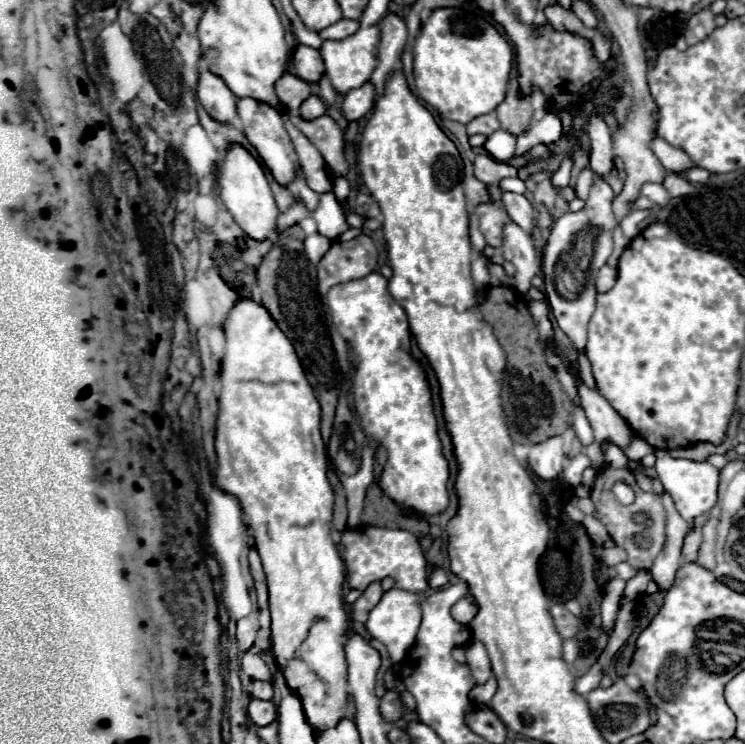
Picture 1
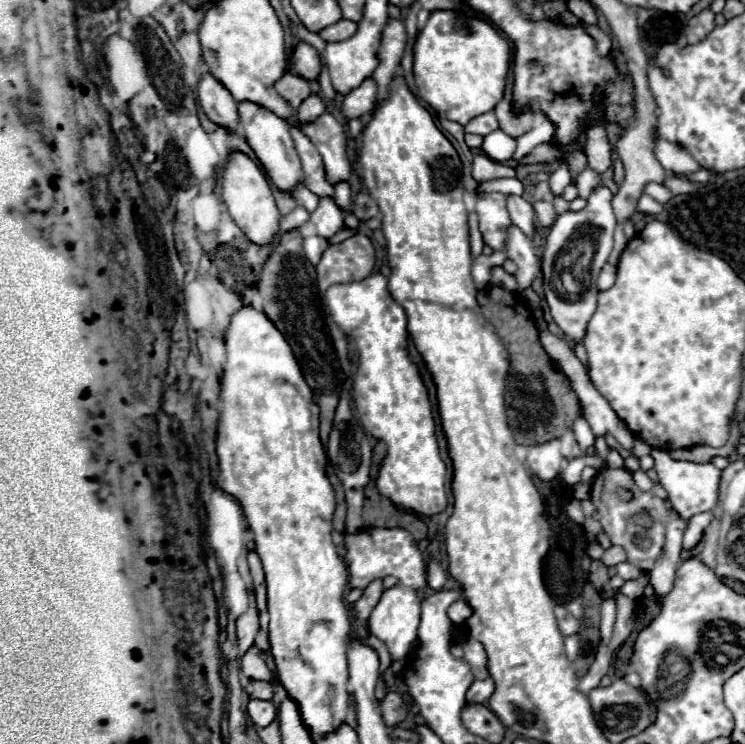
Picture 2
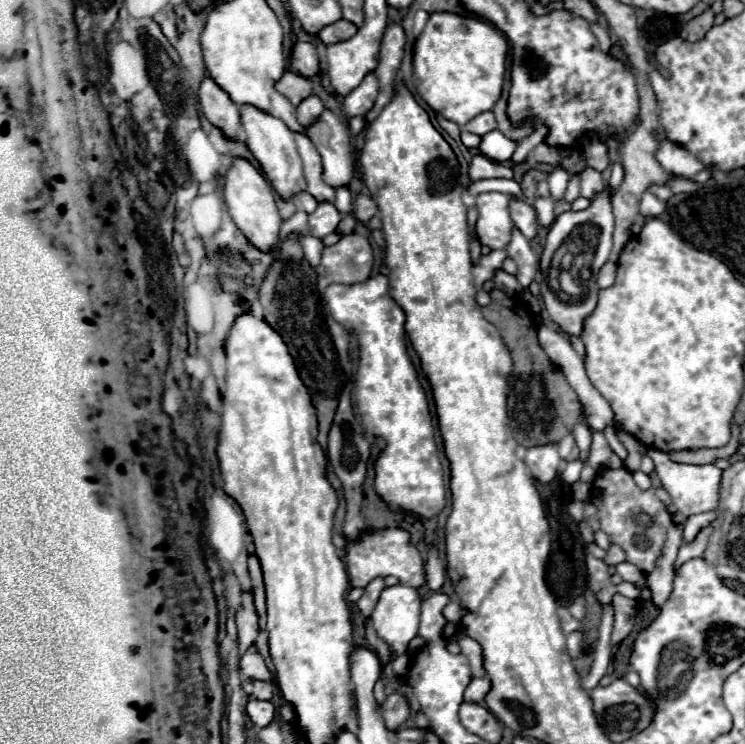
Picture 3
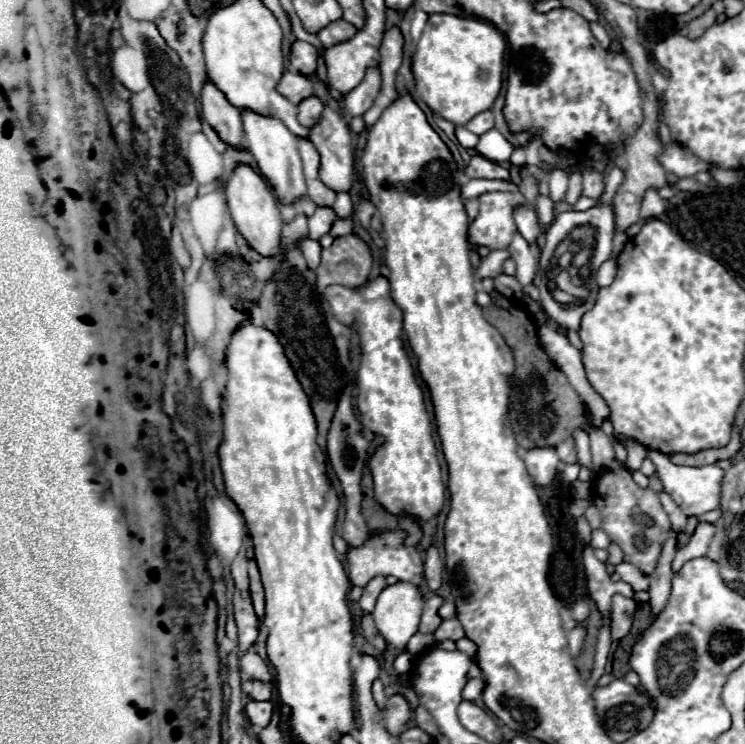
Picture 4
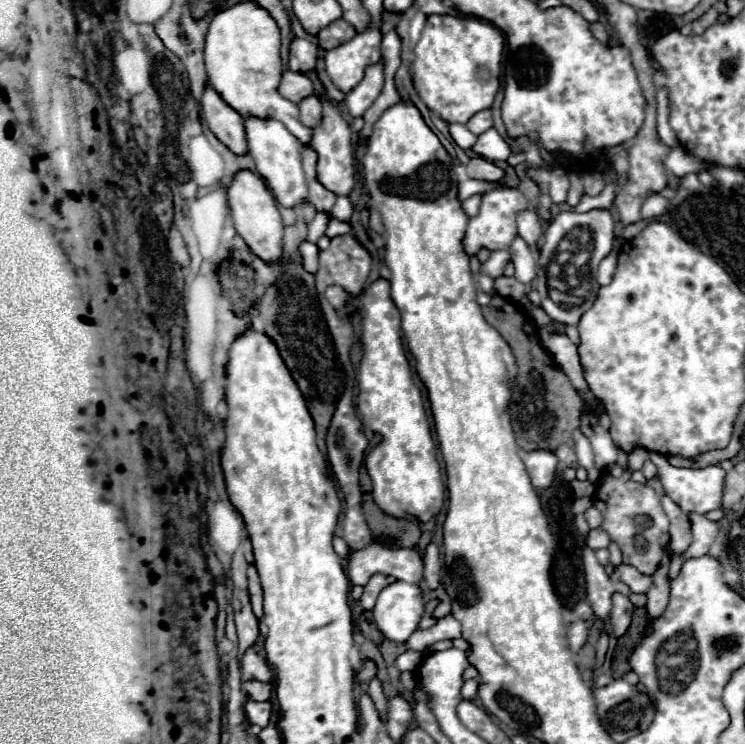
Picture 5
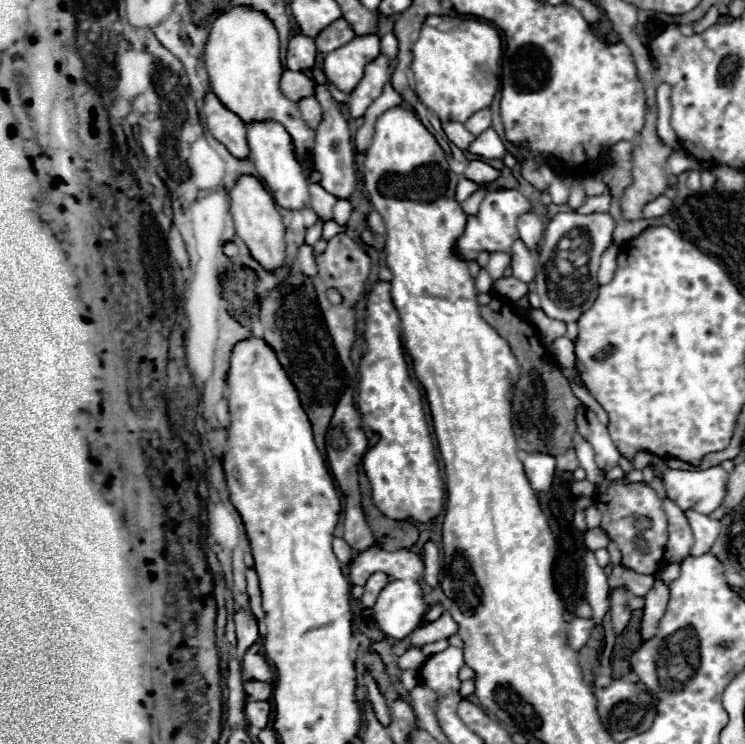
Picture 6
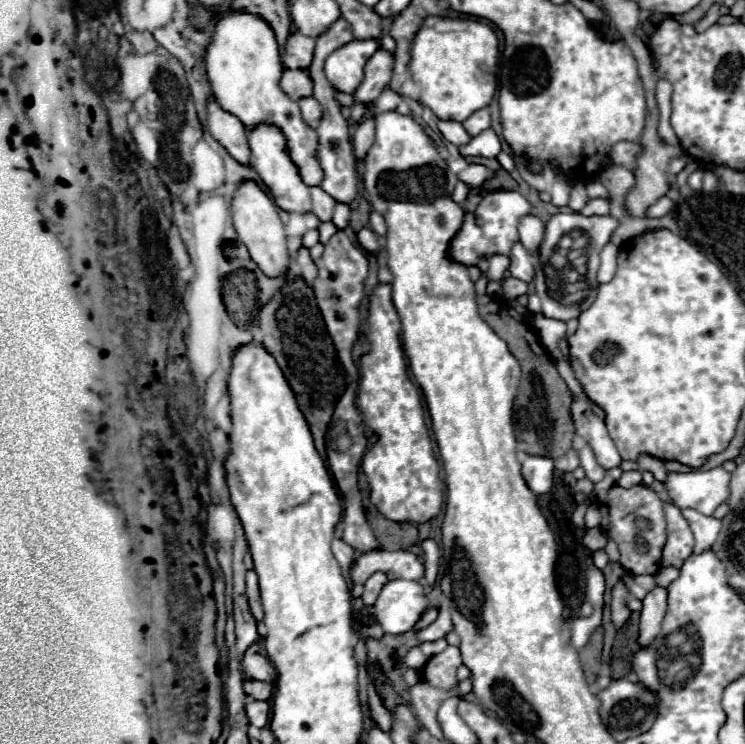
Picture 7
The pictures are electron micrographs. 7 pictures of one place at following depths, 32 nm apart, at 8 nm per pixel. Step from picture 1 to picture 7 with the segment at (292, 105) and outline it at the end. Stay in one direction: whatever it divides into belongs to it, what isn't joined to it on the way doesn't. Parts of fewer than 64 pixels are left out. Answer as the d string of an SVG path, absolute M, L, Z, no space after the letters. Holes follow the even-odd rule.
M284 70L282 80L280 80L280 88L292 98L292 100L300 100L306 96L312 96L312 80L308 76L306 70Z

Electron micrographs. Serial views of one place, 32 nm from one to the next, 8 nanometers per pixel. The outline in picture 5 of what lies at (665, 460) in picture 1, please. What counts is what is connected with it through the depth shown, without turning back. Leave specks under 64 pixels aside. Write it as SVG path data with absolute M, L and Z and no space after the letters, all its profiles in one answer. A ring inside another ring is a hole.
M652 452L650 460L658 468L658 476L662 480L662 486L666 494L686 512L698 512L698 514L708 514L710 510L720 508L722 502L722 492L724 492L724 478L726 472L720 466L708 466L708 468L674 468L668 464L666 456Z

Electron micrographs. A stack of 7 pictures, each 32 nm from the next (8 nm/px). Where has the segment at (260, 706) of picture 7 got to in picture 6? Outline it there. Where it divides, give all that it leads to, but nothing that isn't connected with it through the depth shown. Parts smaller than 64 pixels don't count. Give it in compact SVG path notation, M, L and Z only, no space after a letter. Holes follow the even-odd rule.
M248 702L246 704L248 722L256 728L264 728L270 720L270 704L268 702Z

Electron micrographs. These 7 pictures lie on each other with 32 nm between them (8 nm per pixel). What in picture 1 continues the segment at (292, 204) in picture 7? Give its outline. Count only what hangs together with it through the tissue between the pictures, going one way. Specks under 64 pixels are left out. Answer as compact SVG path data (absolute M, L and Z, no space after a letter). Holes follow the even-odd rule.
M244 98L244 100L238 100L238 118L242 120L242 130L248 138L248 142L256 148L258 156L262 158L264 166L270 170L274 180L280 186L288 186L296 178L300 162L298 162L298 156L294 152L292 140L290 140L290 136L284 128L284 122L282 122L280 114L274 108L268 108L268 104L260 104L256 100Z

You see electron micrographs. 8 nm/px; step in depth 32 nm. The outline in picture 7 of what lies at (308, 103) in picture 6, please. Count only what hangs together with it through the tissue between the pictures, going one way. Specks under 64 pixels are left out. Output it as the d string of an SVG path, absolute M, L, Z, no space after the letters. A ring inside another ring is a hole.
M304 98L298 102L300 104L300 110L302 110L302 118L304 122L310 126L310 128L318 128L320 124L320 118L322 118L322 108L318 104L316 98Z

